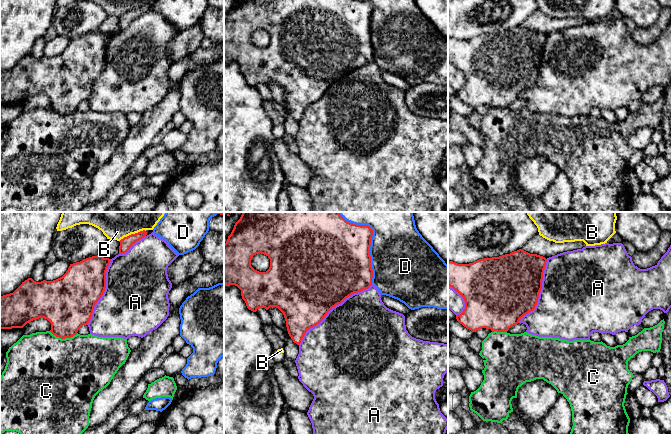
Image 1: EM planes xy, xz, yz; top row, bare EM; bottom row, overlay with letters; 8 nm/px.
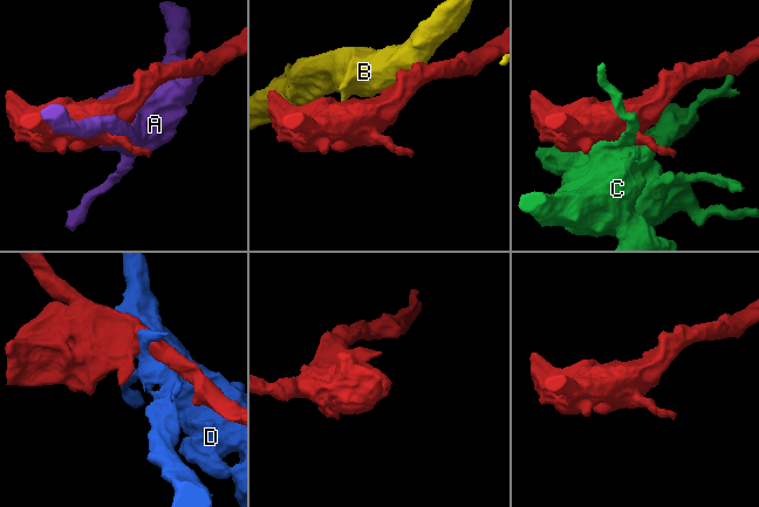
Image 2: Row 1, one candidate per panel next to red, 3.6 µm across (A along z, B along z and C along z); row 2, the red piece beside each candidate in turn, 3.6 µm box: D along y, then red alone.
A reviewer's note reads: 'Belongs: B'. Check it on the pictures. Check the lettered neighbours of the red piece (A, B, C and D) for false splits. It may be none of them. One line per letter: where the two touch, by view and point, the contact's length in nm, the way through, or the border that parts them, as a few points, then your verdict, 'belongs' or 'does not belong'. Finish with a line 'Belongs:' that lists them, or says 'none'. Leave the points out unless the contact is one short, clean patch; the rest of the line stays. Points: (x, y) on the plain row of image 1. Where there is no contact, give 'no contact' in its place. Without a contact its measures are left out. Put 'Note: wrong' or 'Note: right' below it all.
A: contact xz (332, 83); length 750 nm; does not belong
B: contact xy (132, 10); length 240 nm; does not belong
C: contact xy (63, 114); length 240 nm; does not belong
D: contact xz (369, 24); length 500 nm; does not belong
Belongs: none
Note: wrong

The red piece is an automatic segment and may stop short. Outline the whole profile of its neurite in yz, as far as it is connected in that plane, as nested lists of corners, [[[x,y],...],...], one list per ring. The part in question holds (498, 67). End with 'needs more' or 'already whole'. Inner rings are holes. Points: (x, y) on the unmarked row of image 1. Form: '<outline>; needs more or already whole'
[[[522,25],[469,40],[448,37],[448,61],[465,77],[465,85],[456,92],[457,97],[472,108],[482,104],[492,108],[507,108],[524,91],[535,85],[546,38],[545,33]]]; already whole

